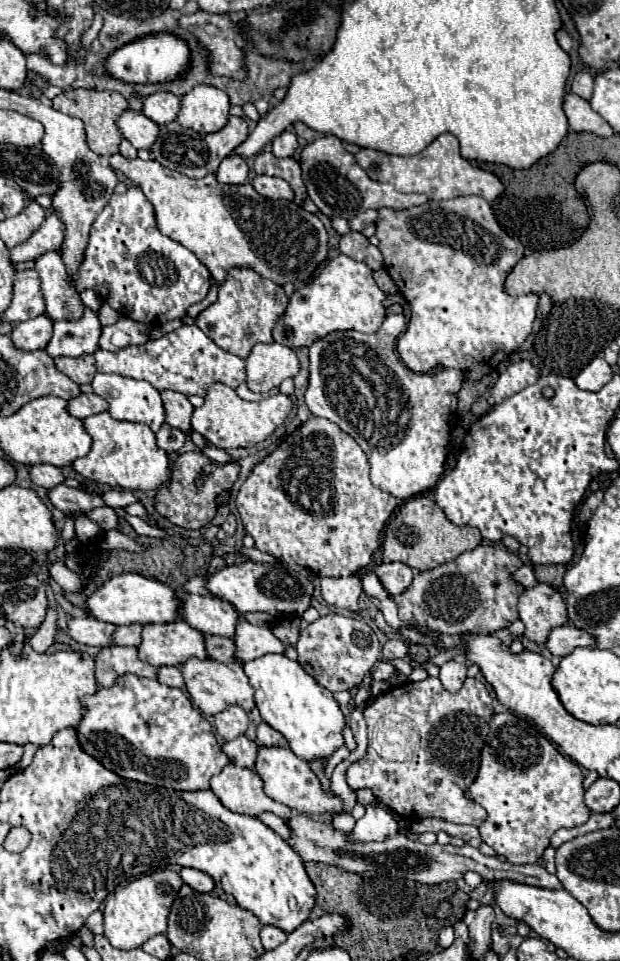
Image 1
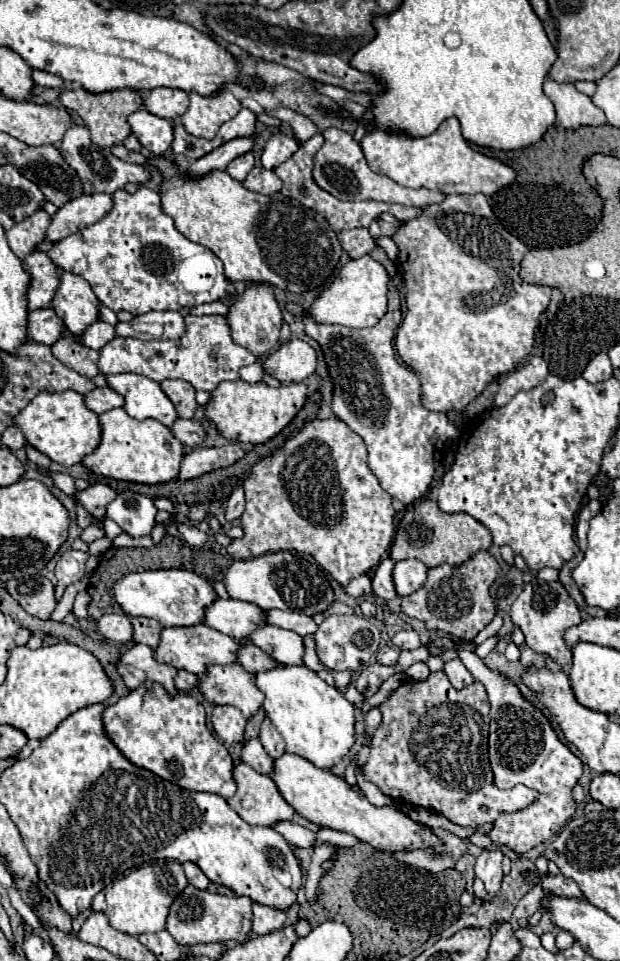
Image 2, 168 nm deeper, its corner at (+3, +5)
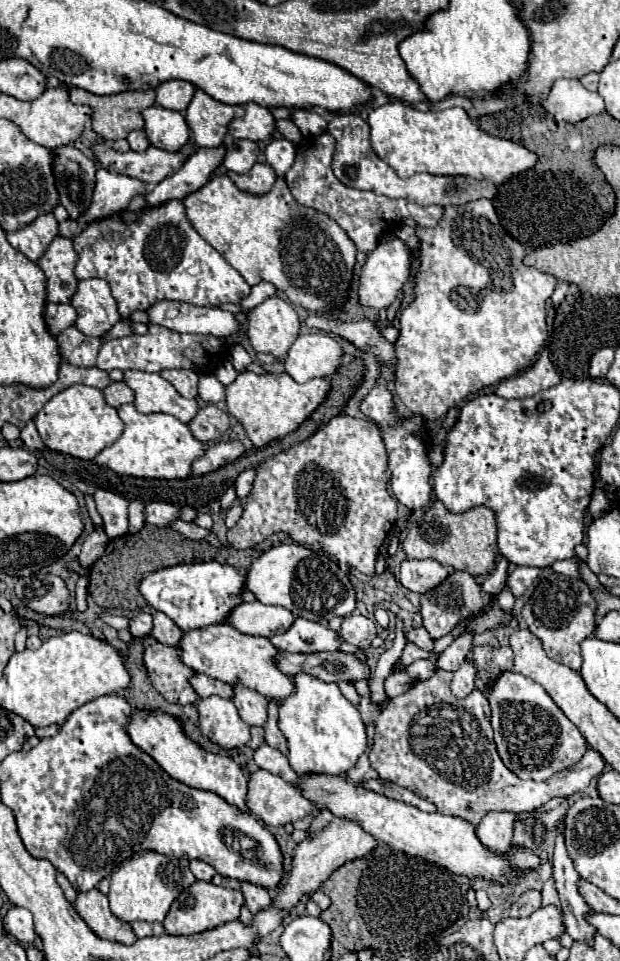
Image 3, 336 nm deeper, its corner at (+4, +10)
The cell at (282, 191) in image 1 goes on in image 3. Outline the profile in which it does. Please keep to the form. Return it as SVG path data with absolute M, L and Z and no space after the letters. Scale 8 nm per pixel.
M256 163L248 173L244 175L238 175L238 173L228 173L228 177L236 183L238 189L246 191L246 193L256 193L256 195L262 195L266 191L270 191L272 183L276 181L276 175L274 175L274 169L270 165L262 165L262 163Z

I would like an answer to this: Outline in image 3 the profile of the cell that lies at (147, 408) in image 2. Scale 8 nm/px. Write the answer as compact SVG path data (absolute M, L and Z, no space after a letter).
M124 371L124 383L134 391L134 405L138 413L168 413L178 421L188 423L198 409L196 399L182 397L158 373Z

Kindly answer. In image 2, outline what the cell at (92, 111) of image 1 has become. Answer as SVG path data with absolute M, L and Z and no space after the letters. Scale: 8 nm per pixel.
M75 88L75 90L65 90L59 96L59 102L75 112L77 116L83 118L85 126L91 132L91 140L101 146L101 148L111 148L121 144L129 134L131 134L131 126L127 122L127 118L137 112L143 104L143 98L137 90L115 90L115 92L105 92L105 94L91 94L91 92L83 92L83 88Z

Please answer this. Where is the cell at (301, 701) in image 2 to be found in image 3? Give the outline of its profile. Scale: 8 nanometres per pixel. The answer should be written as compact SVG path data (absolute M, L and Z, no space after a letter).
M292 675L294 695L278 703L278 727L288 741L288 761L298 773L346 773L366 751L366 727L356 707L340 693L336 683L322 683L312 675Z

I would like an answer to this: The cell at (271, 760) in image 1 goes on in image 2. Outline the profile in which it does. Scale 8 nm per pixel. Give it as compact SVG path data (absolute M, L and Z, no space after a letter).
M283 754L279 760L275 760L275 772L271 774L271 778L275 780L283 798L303 818L323 828L333 828L333 830L353 834L355 838L371 844L377 850L411 852L411 850L425 850L425 848L443 844L433 834L431 826L411 820L405 812L393 806L373 806L365 798L359 786L351 786L345 782L345 778L339 778L329 770L323 772L321 768L315 768L313 764L307 764L307 760L303 760L301 756Z

